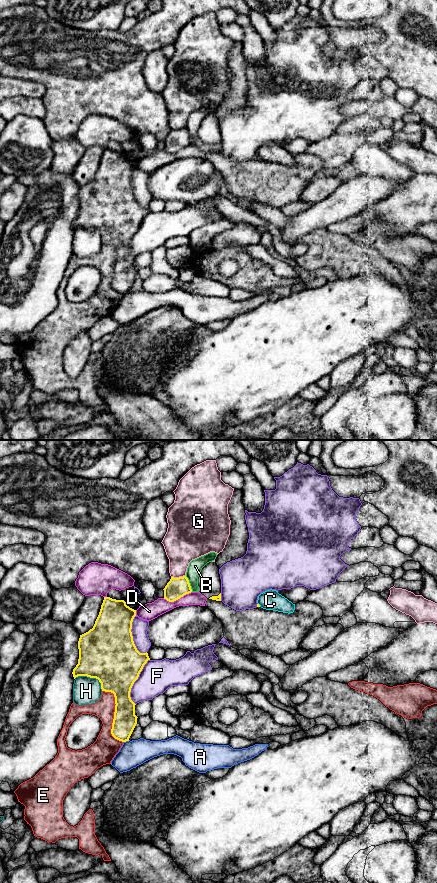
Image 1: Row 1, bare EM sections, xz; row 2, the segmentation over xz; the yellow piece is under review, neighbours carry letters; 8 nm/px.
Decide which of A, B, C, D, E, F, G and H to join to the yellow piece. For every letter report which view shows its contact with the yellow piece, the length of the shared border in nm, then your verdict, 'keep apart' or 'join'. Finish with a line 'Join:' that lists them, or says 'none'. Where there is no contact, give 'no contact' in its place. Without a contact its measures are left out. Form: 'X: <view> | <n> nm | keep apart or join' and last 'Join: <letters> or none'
A: xz | 50 nm | keep apart
B: xz | 140 nm | keep apart
C: xz | 40 nm | keep apart
D: xz | 240 nm | keep apart
E: xz | 460 nm | keep apart
F: xz | 380 nm | keep apart
G: xz | 120 nm | keep apart
H: xz | 260 nm | keep apart
Join: none

